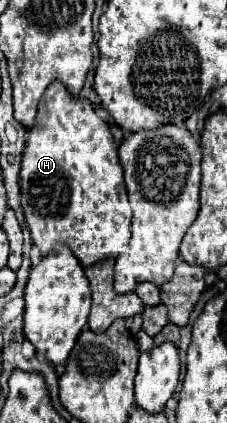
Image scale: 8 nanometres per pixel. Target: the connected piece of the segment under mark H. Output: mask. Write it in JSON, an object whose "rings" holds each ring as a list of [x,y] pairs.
{"rings":[[[57,81],[51,83],[47,87],[47,91],[43,93],[41,97],[41,103],[39,103],[39,111],[37,111],[37,125],[29,129],[29,141],[27,141],[27,147],[25,147],[25,153],[23,153],[23,161],[21,161],[21,179],[19,179],[19,185],[21,185],[21,205],[23,205],[23,211],[25,211],[25,221],[31,229],[31,237],[33,237],[33,243],[39,247],[41,255],[49,255],[49,251],[57,245],[57,243],[65,243],[73,255],[81,261],[83,267],[89,267],[89,265],[95,265],[103,259],[109,259],[109,257],[119,257],[123,253],[123,249],[129,245],[129,239],[131,239],[131,207],[129,207],[129,201],[127,201],[127,189],[125,189],[125,183],[123,183],[123,169],[119,165],[119,157],[117,157],[117,145],[115,145],[115,139],[109,131],[109,125],[95,113],[93,105],[85,99],[75,99],[69,95],[69,91],[59,85]]]}

